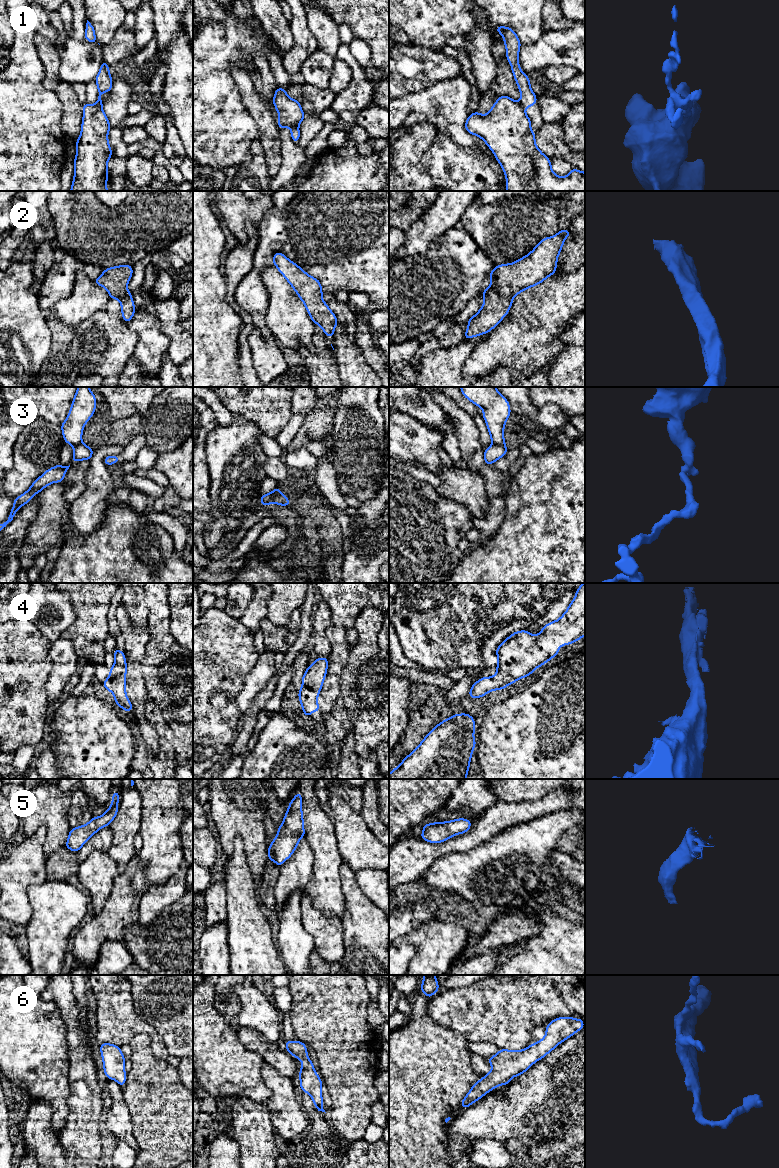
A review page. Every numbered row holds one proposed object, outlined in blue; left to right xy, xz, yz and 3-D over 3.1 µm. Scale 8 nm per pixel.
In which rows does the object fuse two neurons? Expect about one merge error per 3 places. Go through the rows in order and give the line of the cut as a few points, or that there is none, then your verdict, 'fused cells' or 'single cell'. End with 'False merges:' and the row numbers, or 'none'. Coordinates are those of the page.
1: cut in yz along (519, 102), (523, 109); fused cells
2: no cut; single cell
3: cut in yz along (492, 443), (504, 444); fused cells
4: no cut; single cell
5: no cut; single cell
6: no cut; single cell
False merges: 1, 3

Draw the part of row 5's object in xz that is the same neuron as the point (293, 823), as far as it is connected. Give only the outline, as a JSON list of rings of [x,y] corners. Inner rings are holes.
[[[298,791],[289,802],[283,823],[279,825],[277,836],[268,846],[268,860],[281,866],[297,848],[299,841],[305,837],[302,813],[302,795]]]

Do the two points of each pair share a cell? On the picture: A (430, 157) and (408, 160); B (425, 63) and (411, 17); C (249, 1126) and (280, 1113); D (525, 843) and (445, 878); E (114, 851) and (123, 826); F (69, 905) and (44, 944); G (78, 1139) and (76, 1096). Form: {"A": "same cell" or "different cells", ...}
{"A": "different cells", "B": "different cells", "C": "different cells", "D": "same cell", "E": "same cell", "F": "same cell", "G": "same cell"}

